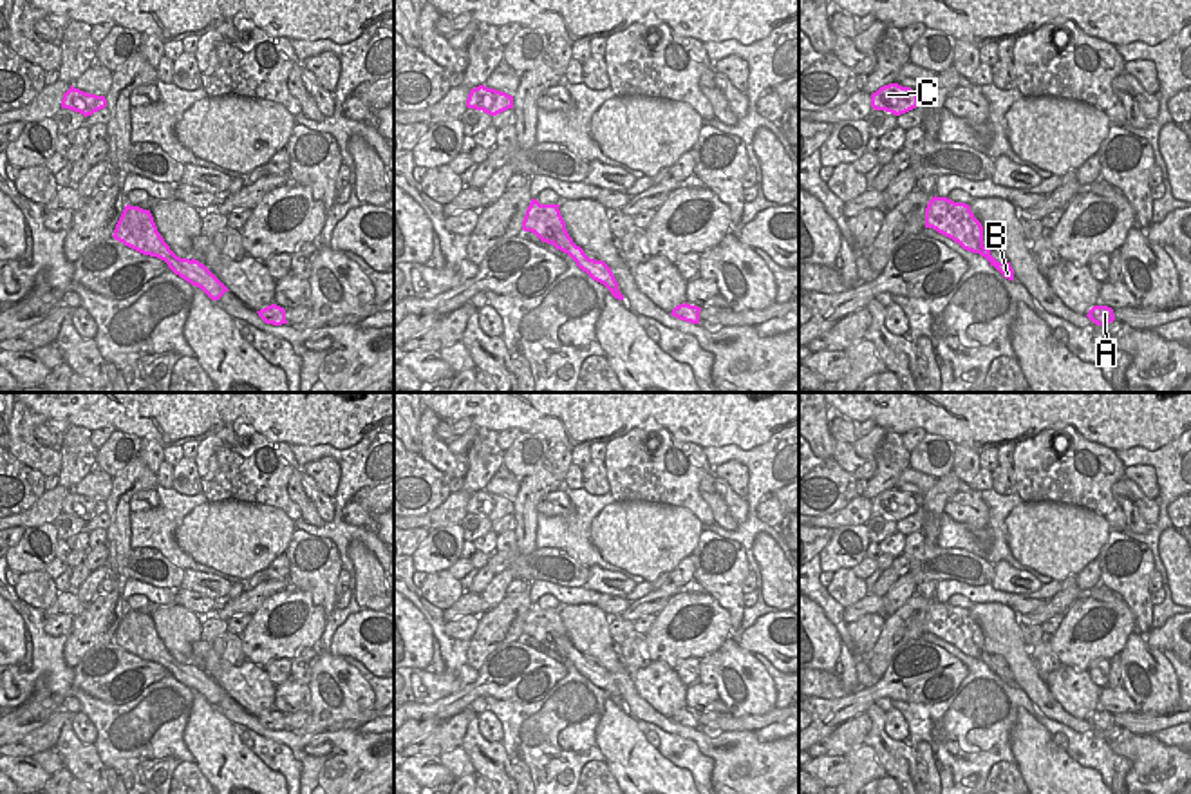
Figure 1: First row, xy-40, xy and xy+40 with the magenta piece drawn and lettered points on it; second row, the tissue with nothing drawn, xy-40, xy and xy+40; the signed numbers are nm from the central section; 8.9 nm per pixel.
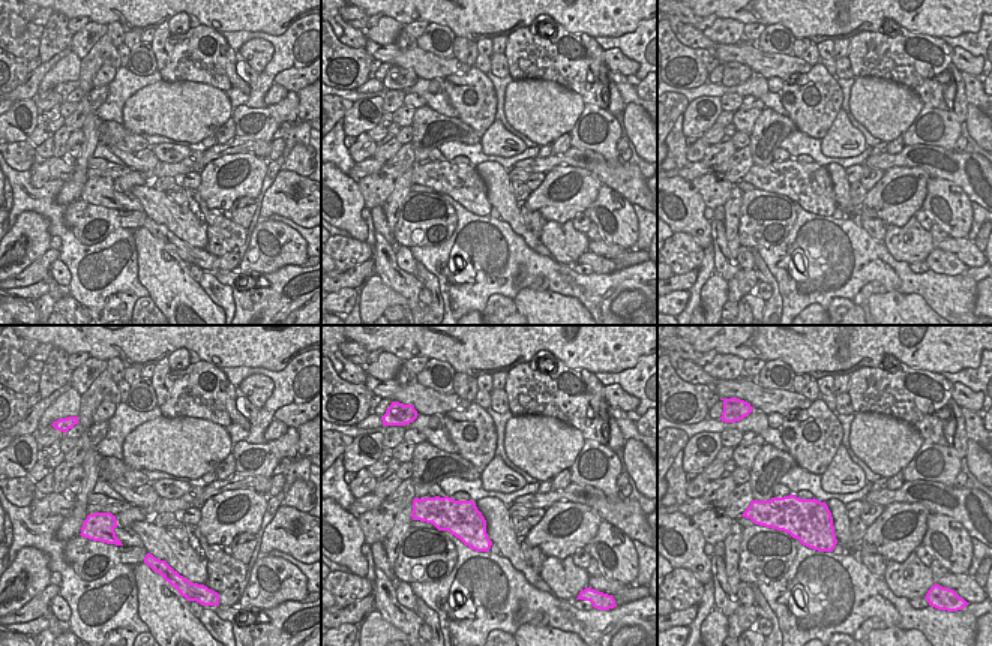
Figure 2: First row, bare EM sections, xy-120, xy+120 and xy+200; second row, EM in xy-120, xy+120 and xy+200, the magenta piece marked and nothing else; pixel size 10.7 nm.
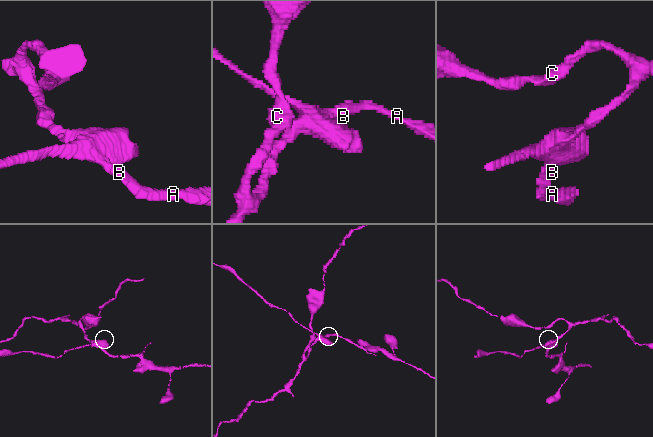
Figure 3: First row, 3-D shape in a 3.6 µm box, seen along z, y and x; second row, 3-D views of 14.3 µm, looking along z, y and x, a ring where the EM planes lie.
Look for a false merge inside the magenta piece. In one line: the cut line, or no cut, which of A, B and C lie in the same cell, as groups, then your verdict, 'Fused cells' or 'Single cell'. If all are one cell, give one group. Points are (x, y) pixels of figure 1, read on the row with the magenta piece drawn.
Split along xy (570, 237), (570, 246), (564, 252). Groups: A B / C. Fused cells

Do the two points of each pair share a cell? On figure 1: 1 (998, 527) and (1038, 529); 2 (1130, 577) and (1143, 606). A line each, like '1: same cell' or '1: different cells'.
1: different cells
2: same cell

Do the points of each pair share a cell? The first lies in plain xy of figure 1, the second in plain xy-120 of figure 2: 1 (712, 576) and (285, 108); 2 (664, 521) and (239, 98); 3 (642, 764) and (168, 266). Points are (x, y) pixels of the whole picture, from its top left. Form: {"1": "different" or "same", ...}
{"1": "same", "2": "different", "3": "same"}

